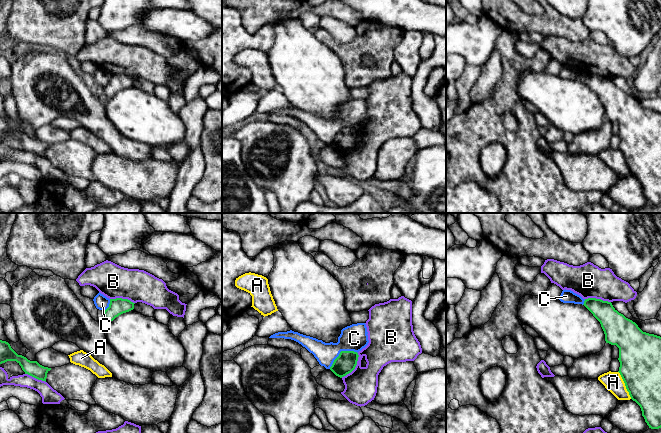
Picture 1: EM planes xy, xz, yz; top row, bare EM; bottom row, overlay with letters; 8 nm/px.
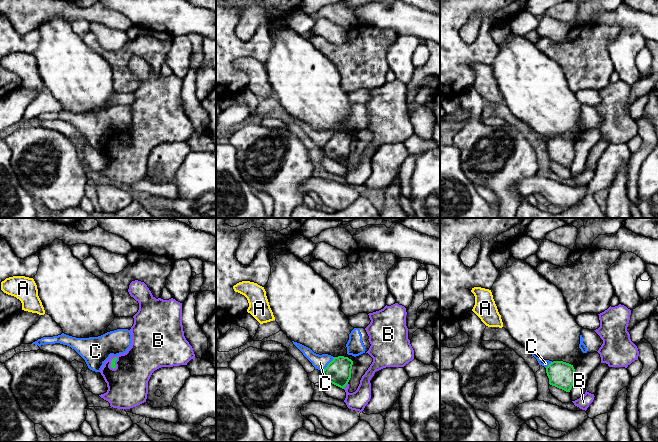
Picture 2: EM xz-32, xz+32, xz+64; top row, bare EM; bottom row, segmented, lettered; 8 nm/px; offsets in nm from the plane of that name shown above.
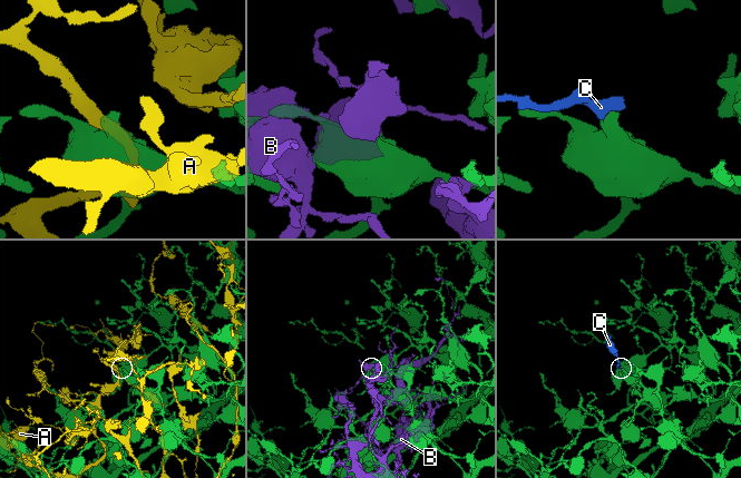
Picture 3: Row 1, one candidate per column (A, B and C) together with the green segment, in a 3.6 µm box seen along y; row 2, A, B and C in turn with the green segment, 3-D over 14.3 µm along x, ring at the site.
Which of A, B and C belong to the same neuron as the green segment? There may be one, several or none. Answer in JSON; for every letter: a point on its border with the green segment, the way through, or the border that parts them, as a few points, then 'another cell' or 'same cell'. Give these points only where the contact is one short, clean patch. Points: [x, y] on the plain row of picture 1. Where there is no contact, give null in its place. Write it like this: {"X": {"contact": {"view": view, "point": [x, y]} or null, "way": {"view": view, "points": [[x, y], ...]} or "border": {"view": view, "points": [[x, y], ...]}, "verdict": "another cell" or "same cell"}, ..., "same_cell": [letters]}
{"A": {"contact": {"view": "yz", "point": [625, 161]}, "verdict": "another cell"}, "B": {"contact": {"view": "xz", "point": [355, 142]}, "verdict": "another cell"}, "C": {"contact": {"view": "xz", "point": [340, 128]}, "border": {"view": "xz", "points": [[357, 128], [341, 127], [329, 144]]}, "verdict": "another cell"}, "same_cell": []}

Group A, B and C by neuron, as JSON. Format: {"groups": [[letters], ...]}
{"groups": [["A"], ["B"], ["C"]]}

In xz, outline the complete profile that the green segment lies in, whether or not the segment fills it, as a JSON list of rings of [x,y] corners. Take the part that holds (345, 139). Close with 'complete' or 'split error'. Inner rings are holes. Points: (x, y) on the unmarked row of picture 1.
[[[341,127],[339,132],[334,136],[330,146],[338,153],[342,154],[351,149],[358,137],[358,129],[354,127]]] | complete

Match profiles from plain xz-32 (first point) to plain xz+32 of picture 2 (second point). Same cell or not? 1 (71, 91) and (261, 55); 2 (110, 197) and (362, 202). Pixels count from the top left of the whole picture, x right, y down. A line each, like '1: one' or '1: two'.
1: two
2: two

